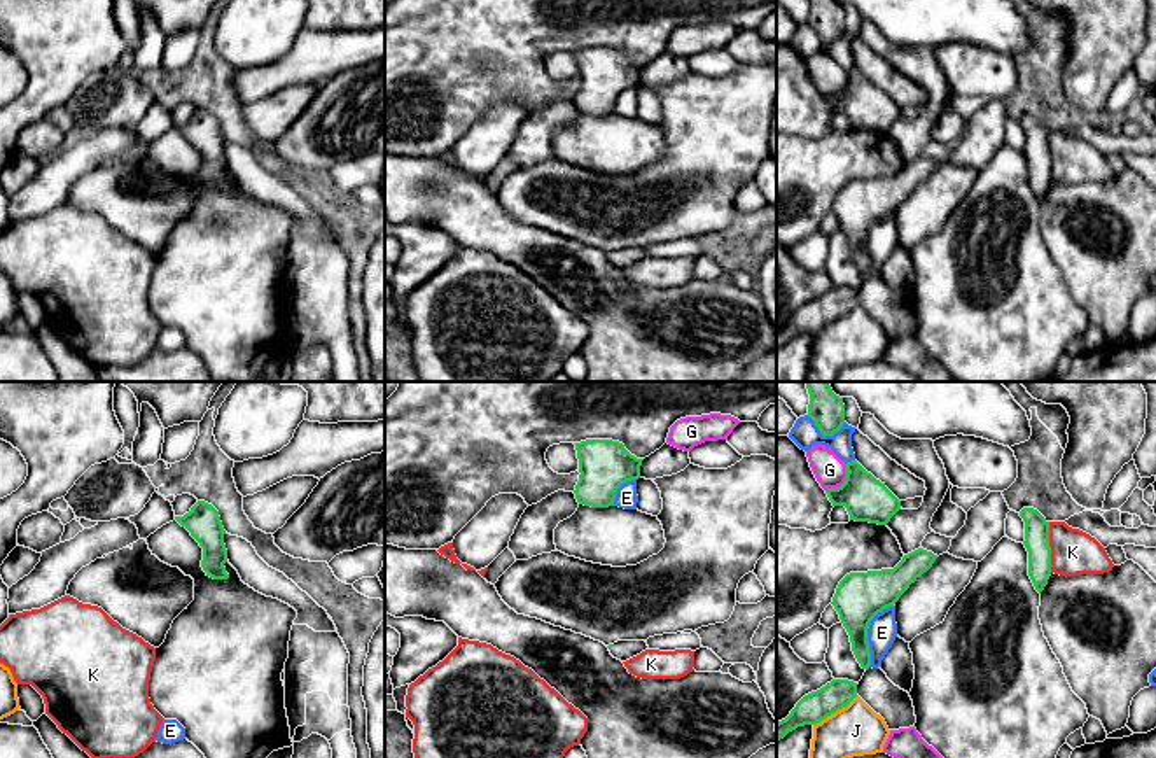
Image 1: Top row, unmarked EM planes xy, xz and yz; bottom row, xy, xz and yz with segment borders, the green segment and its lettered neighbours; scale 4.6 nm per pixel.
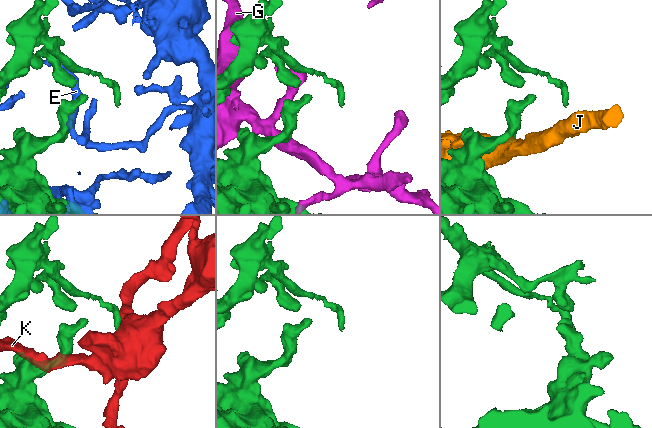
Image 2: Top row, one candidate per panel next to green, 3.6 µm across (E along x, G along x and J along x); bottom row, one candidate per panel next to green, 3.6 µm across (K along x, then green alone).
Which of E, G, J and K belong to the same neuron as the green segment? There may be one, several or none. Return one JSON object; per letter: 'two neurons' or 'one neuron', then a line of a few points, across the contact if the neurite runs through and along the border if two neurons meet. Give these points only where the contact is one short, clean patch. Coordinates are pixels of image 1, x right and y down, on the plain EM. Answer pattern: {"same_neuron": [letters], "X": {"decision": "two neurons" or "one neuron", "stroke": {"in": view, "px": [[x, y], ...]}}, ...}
{"same_neuron": [], "E": {"decision": "two neurons"}, "G": {"decision": "two neurons"}, "J": {"decision": "two neurons"}, "K": {"decision": "two neurons"}}

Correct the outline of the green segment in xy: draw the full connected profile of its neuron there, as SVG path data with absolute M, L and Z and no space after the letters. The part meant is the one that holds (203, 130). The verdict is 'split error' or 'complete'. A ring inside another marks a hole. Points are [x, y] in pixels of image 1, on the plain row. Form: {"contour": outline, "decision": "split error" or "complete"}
{"contour": "M198 109L189 121L175 124L175 128L185 135L203 156L201 175L206 184L213 187L227 187L229 182L224 175L227 170L227 158L224 152L226 138L219 119L212 112Z", "decision": "complete"}

